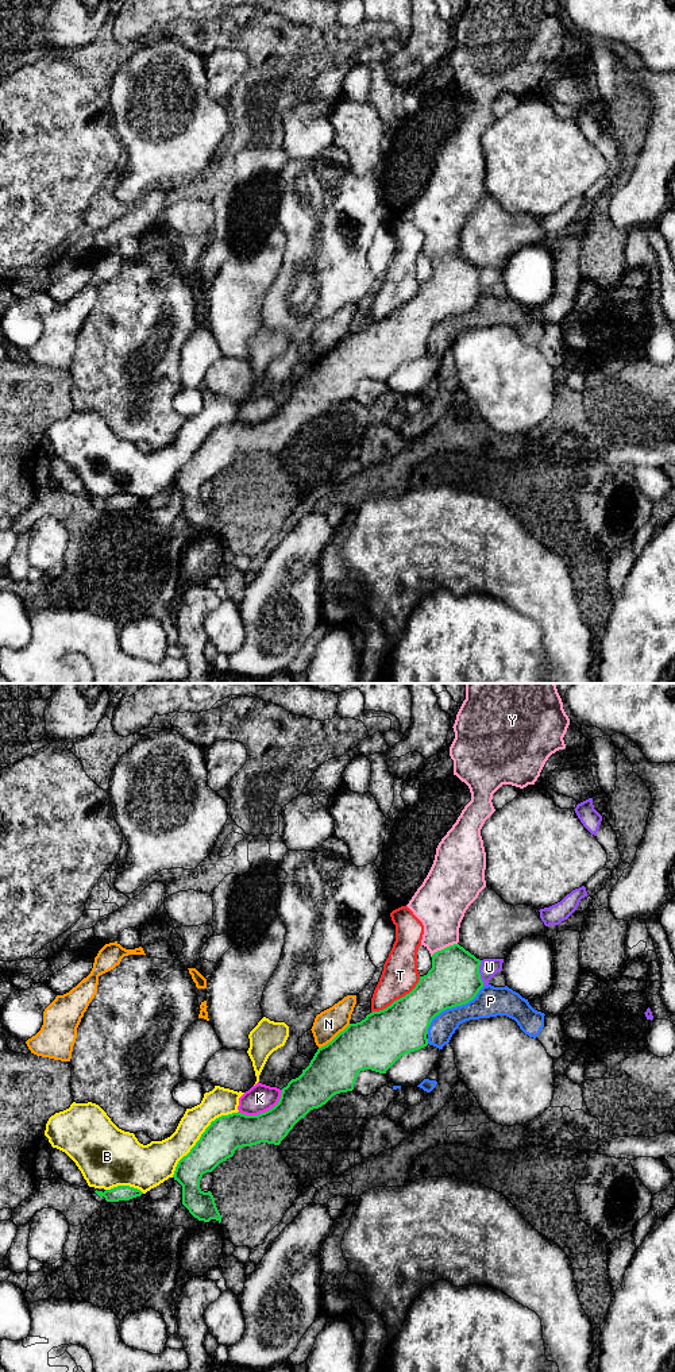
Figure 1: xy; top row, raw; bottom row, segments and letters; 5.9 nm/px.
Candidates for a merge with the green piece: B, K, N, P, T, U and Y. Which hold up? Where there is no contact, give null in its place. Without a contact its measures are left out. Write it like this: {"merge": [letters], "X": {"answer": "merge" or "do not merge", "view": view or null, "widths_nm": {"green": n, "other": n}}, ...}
{"merge": [], "B": {"answer": "do not merge", "view": "xy", "widths_nm": {"green": 220, "other": 180}}, "K": {"answer": "do not merge", "view": "xy", "widths_nm": {"green": 220, "other": 170}}, "N": {"answer": "do not merge", "view": "xy", "widths_nm": {"green": 320, "other": 170}}, "P": {"answer": "do not merge", "view": "xy", "widths_nm": {"green": 300, "other": 180}}, "T": {"answer": "do not merge", "view": "xy", "widths_nm": {"green": 320, "other": 220}}, "U": {"answer": "do not merge", "view": "xy", "widths_nm": {"green": 300, "other": 110}}, "Y": {"answer": "do not merge", "view": "xy", "widths_nm": {"green": 300, "other": 300}}}

